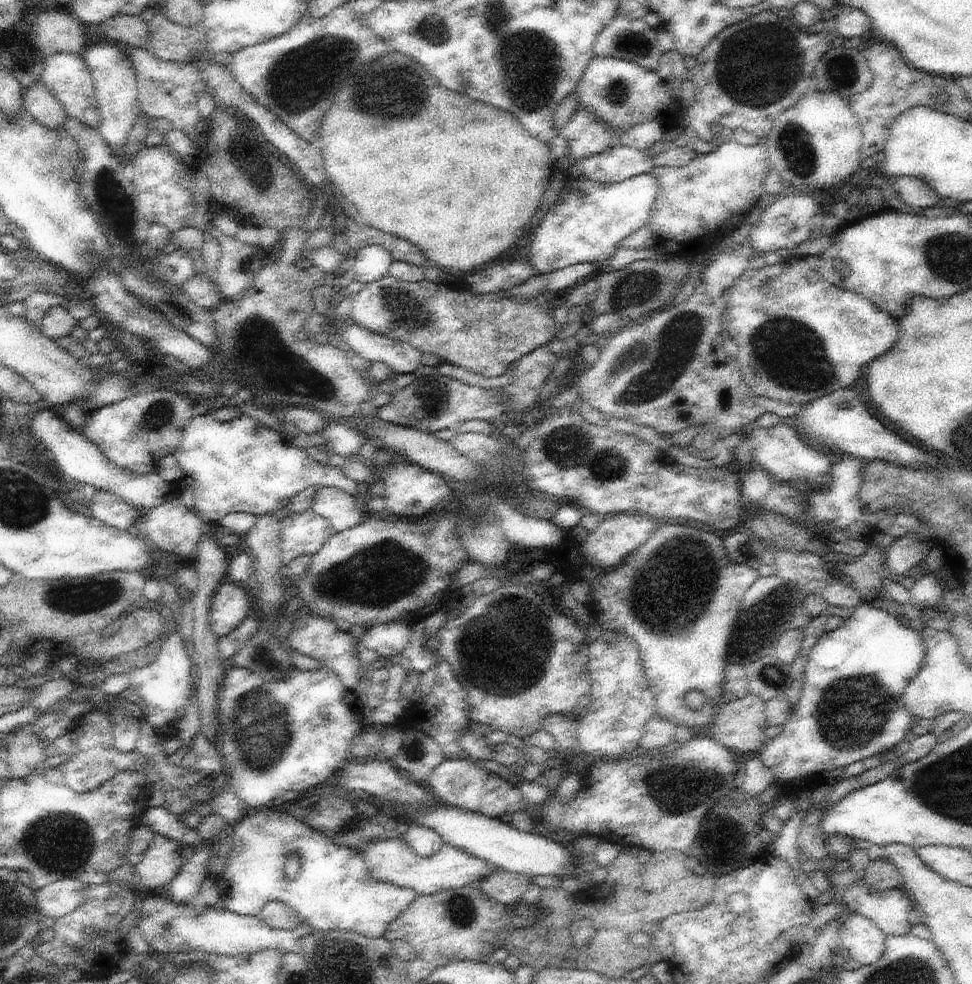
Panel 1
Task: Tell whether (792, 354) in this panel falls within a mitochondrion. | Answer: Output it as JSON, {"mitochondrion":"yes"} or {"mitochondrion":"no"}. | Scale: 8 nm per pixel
{"mitochondrion":"yes"}

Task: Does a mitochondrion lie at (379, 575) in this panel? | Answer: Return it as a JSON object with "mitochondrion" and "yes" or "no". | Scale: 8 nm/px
{"mitochondrion":"yes"}

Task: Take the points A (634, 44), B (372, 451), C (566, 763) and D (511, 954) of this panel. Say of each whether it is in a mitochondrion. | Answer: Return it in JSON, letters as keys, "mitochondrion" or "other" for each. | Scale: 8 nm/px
{"A":"mitochondrion","B":"other","C":"other","D":"other"}

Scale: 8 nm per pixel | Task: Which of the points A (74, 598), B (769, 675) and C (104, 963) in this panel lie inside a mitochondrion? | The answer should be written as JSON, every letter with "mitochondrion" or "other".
{"A":"mitochondrion","B":"mitochondrion","C":"other"}

